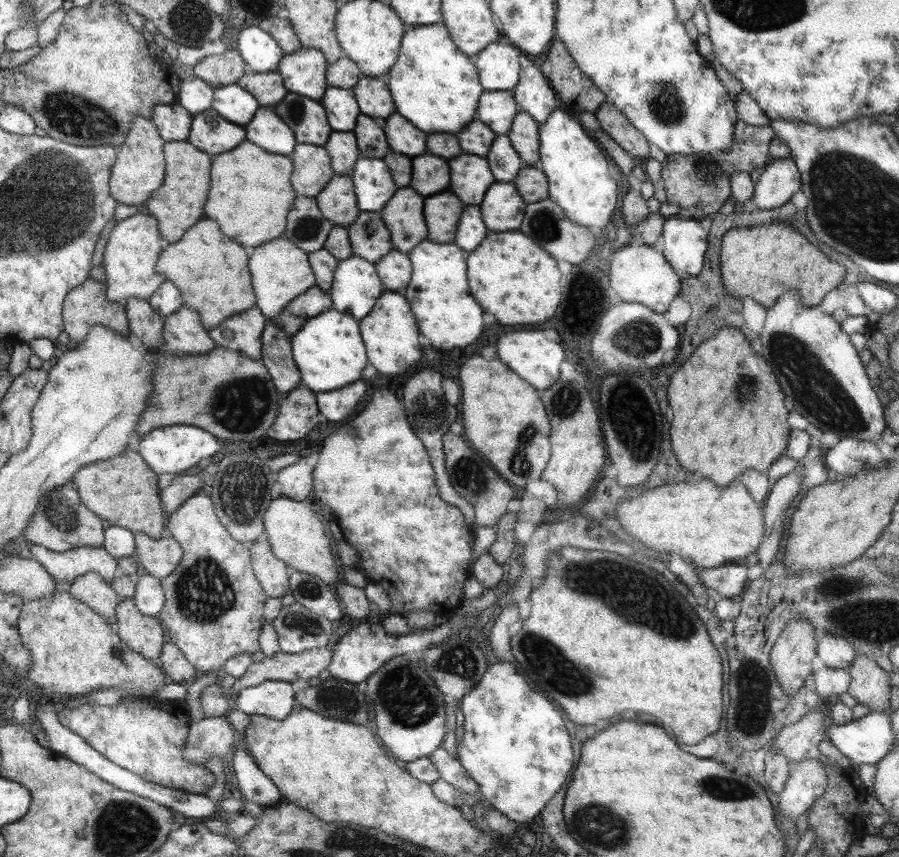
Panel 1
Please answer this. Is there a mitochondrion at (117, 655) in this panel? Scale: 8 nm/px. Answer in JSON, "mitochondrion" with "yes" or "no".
{"mitochondrion":"yes"}

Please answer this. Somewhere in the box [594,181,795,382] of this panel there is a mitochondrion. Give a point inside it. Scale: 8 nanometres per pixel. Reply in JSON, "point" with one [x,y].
{"point":[641,338]}

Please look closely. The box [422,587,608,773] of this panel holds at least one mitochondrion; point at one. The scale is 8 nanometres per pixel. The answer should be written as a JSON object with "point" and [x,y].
{"point":[553,670]}

